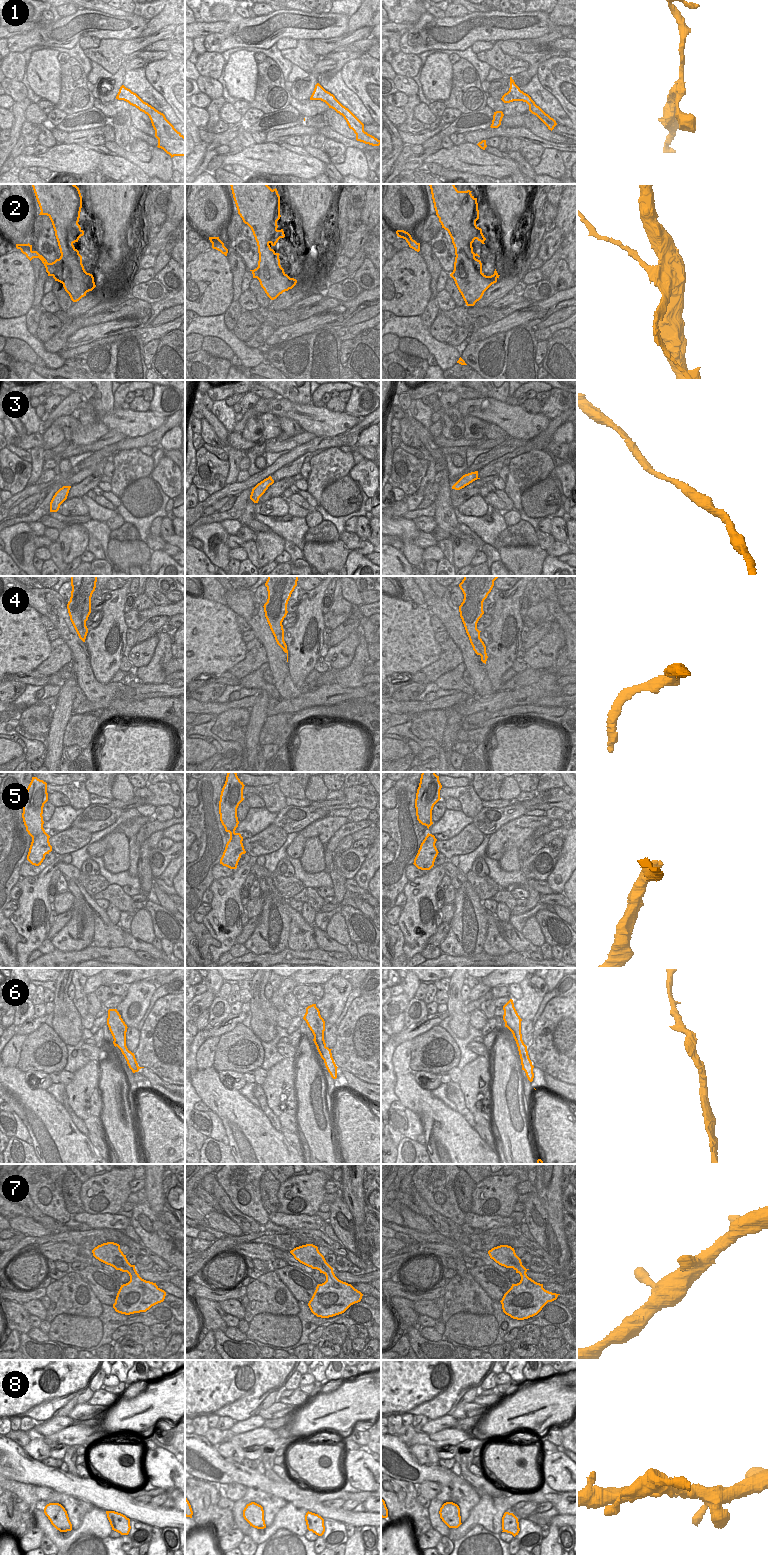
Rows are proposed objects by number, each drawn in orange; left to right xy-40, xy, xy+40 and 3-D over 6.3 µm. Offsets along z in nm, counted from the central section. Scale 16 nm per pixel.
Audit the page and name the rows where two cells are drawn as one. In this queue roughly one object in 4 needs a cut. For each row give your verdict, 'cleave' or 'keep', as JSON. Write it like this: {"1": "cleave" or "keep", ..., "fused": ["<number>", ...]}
{"1": "keep", "2": "cleave", "3": "keep", "4": "cleave", "5": "cleave", "6": "keep", "7": "keep", "8": "keep", "fused": ["2", "4", "5"]}

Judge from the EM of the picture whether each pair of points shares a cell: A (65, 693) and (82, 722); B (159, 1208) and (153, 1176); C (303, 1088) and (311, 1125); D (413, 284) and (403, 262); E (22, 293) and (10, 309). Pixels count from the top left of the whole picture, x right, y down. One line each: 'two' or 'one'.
A: two
B: one
C: one
D: one
E: one

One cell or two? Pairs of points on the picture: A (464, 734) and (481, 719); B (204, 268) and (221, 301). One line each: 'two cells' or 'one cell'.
A: one cell
B: one cell

